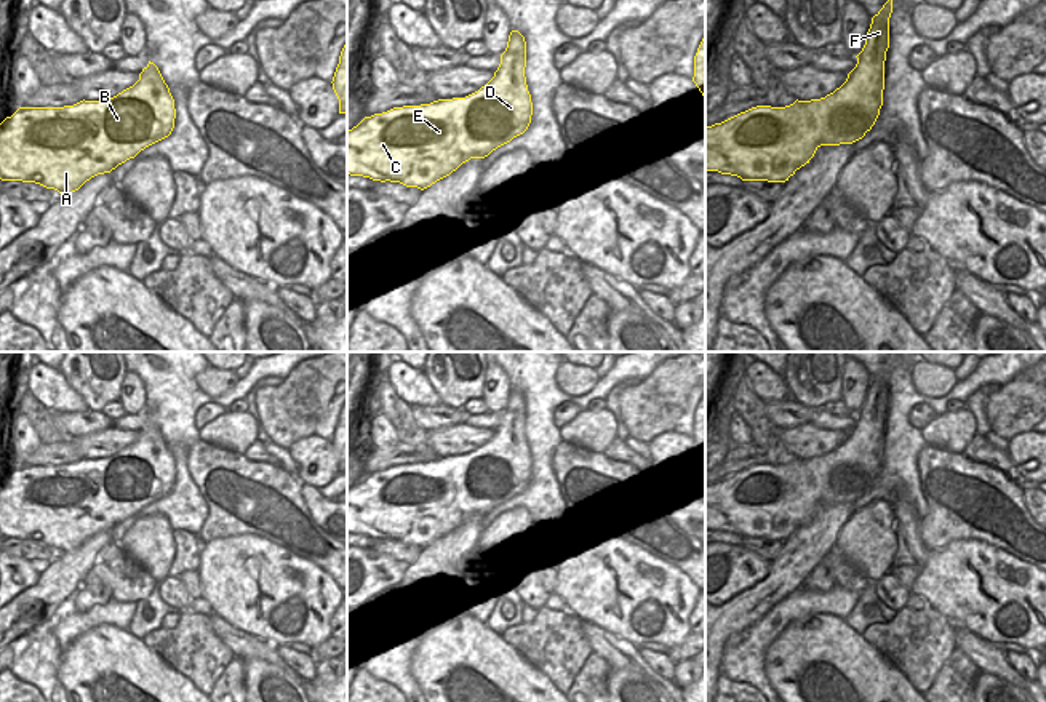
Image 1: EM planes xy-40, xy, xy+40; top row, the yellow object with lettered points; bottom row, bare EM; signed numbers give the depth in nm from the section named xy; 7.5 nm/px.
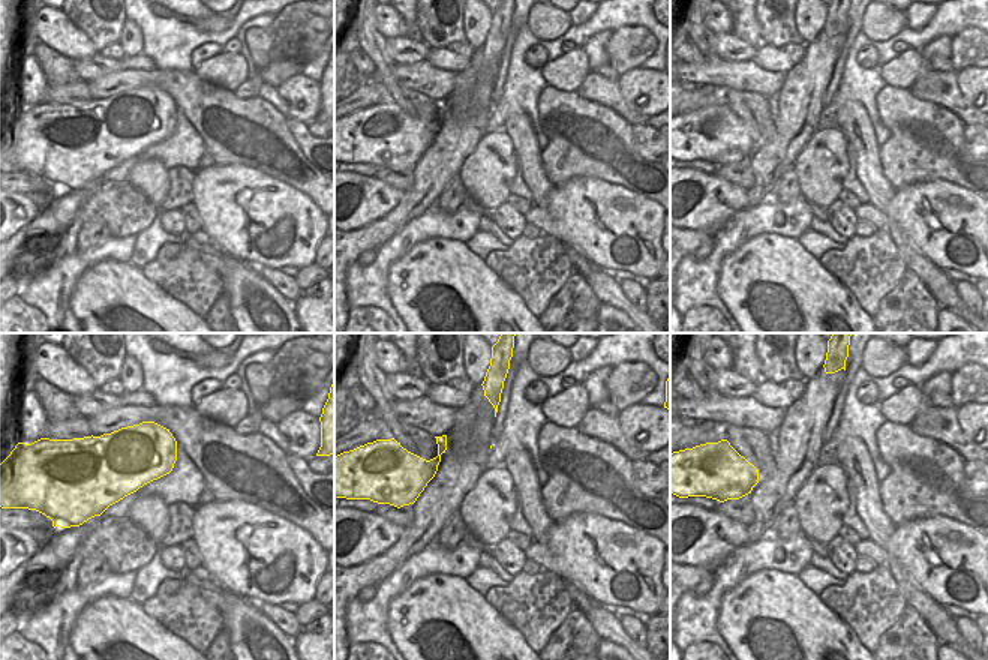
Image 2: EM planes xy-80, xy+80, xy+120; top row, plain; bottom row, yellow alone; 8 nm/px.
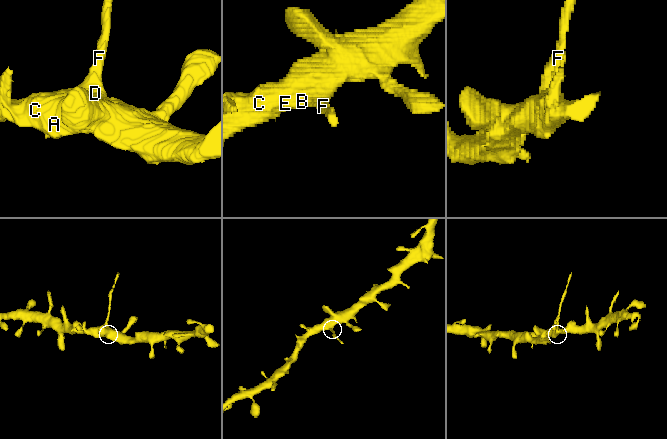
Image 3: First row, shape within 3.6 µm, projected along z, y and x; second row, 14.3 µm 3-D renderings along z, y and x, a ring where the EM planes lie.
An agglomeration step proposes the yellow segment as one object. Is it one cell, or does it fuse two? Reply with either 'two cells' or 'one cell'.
two cells

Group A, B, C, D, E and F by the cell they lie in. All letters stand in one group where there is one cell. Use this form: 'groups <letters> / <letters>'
groups A B C D E / F

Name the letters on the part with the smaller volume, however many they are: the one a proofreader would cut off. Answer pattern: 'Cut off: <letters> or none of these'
Cut off: F

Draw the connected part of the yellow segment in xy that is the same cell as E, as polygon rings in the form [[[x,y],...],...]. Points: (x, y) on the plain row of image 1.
[[[501,421],[494,435],[465,456],[393,465],[365,475],[347,489],[347,532],[400,540],[424,548],[470,517],[488,515],[497,505],[523,493],[531,481],[533,461],[528,445],[520,448],[510,432],[509,421]]]

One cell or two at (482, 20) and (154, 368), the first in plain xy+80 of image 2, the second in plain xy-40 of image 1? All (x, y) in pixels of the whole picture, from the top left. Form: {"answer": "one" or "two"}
{"answer": "two"}

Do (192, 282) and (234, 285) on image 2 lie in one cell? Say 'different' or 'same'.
different

